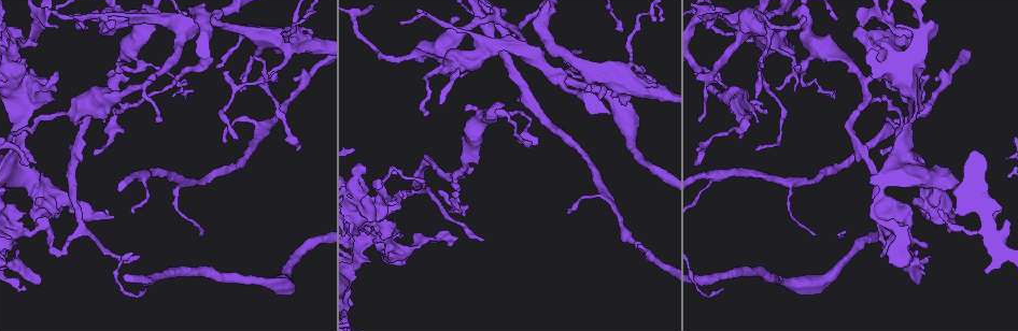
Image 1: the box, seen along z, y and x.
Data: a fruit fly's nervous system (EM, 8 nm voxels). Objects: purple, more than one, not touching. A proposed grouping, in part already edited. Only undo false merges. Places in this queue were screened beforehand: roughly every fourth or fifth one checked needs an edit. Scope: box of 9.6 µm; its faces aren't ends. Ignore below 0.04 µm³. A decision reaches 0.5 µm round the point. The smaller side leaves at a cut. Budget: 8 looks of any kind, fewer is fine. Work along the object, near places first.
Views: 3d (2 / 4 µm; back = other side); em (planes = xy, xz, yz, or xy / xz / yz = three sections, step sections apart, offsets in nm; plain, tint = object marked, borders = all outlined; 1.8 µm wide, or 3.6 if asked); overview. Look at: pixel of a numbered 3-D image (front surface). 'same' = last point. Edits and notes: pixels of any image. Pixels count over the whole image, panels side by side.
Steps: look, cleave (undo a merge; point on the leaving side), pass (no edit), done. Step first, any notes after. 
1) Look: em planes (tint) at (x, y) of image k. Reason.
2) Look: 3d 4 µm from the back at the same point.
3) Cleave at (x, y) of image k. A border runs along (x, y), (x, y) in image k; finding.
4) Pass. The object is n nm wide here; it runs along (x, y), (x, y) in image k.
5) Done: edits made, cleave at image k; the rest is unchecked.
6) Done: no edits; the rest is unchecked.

Look: em xy step 16 (tint) at (914, 91) of image 1. Sudden change in width.

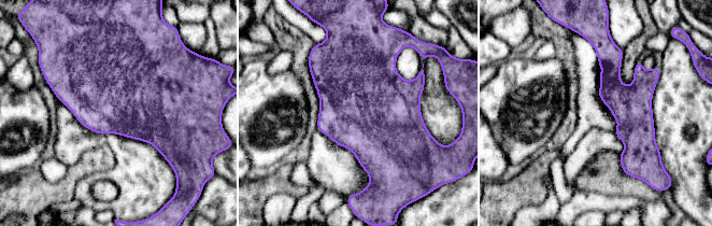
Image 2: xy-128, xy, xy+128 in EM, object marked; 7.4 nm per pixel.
Look: em planes (borders) at the same point.

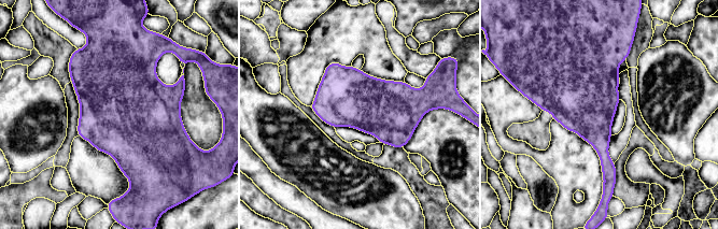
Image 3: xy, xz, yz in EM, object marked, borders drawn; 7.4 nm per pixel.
Pass. One neuron here.

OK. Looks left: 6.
Look: 3d 2 µm from the back at (884, 20) of image 1.

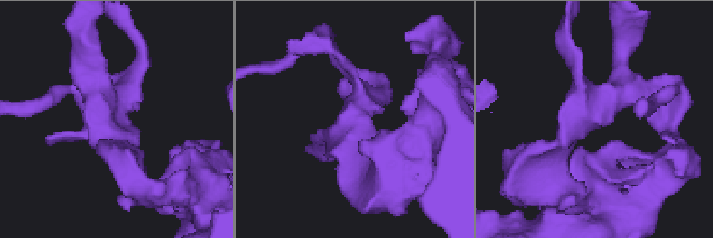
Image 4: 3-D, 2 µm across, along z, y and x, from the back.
Look: em 3.6 µm planes (tint) at (344, 128) of image 4. Now the EM.

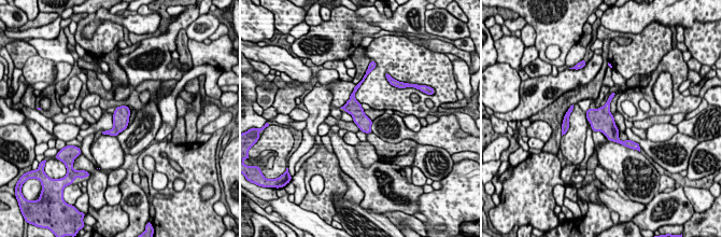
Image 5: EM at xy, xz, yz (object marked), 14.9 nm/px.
Pass. The object is 220 nm wide here; all the same neuron.

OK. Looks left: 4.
Look: 3d 4 µm at (16, 168) of image 1. Small branch off a trunk.

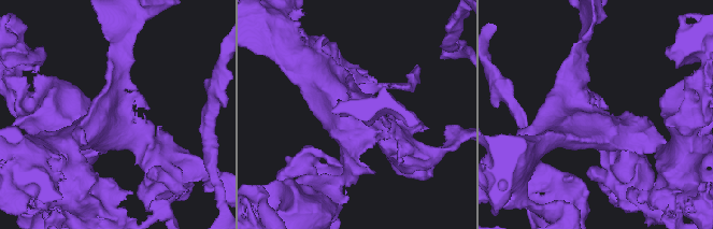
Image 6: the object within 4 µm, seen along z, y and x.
Look: em planes (tint) at (593, 117) of image 6.

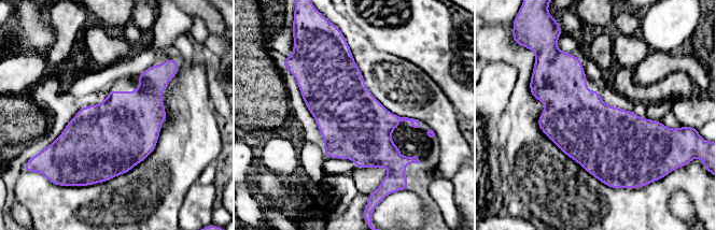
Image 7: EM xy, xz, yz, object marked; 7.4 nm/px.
Pass. All the same neuron.

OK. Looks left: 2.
Done: no edits; the rest is unchecked.

